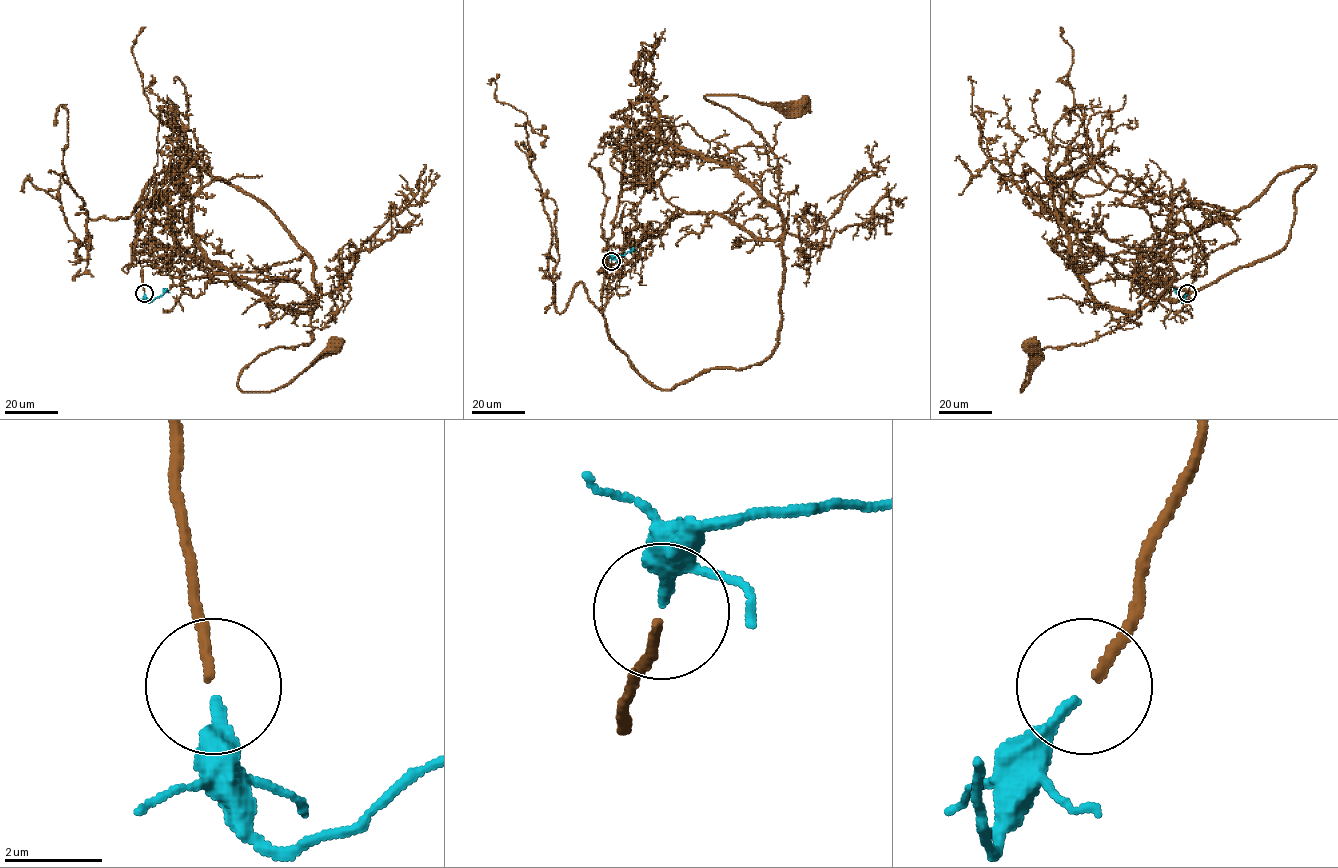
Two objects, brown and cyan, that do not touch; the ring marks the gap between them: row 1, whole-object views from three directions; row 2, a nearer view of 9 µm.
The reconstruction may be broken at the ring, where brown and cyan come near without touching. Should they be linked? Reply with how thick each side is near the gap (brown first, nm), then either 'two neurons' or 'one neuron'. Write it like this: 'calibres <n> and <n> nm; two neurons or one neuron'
calibres 200 and 240 nm; one neuron

